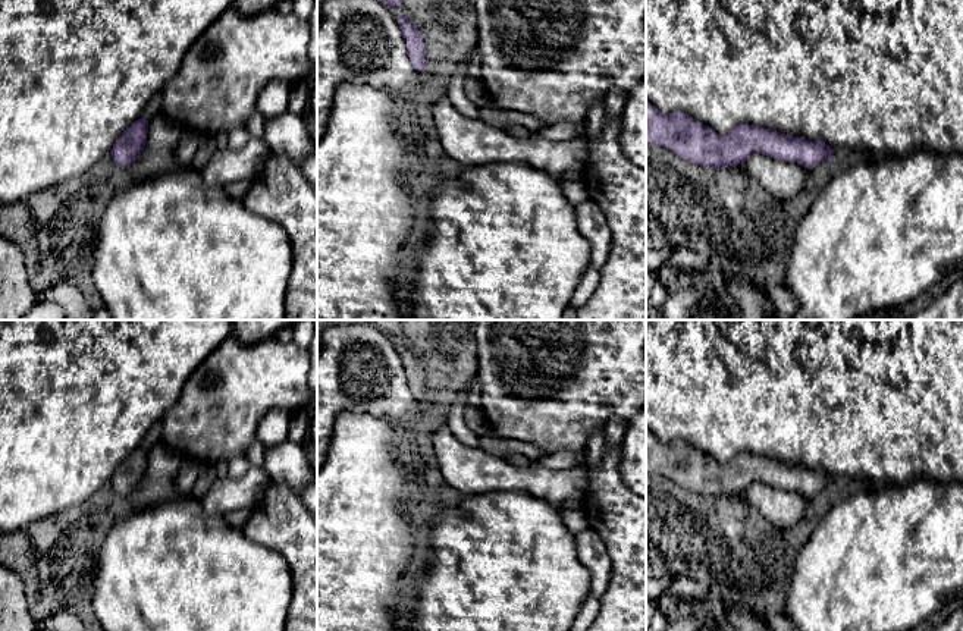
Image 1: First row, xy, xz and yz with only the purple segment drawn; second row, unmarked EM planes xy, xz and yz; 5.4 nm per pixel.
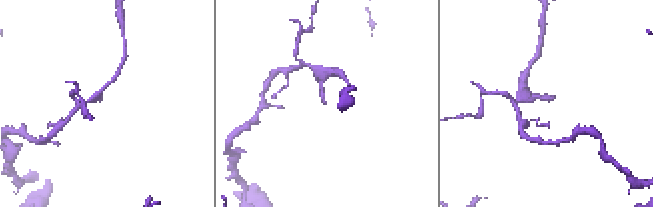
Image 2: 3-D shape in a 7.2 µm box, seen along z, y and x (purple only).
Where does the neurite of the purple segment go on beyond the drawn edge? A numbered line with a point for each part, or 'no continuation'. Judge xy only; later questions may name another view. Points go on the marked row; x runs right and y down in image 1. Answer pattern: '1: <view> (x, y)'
no continuation

